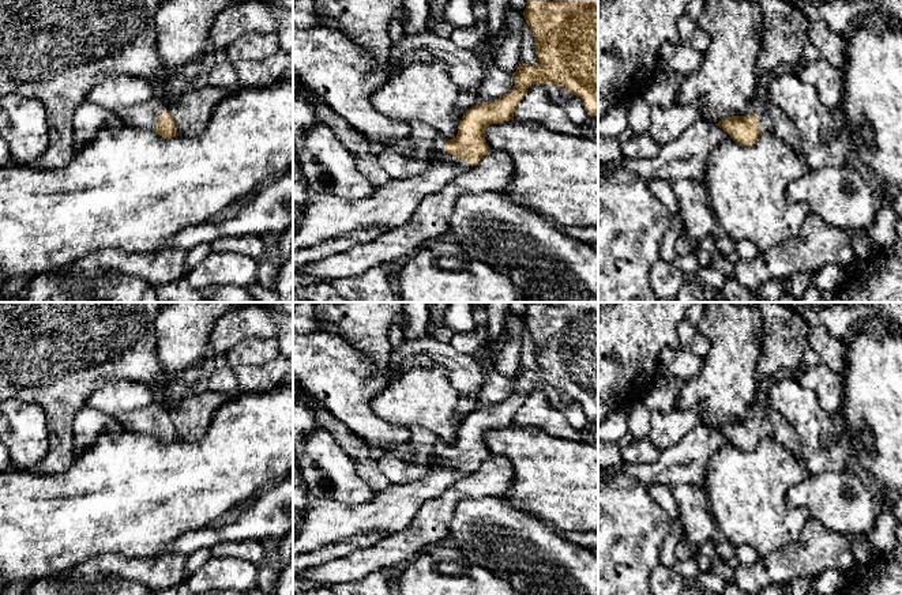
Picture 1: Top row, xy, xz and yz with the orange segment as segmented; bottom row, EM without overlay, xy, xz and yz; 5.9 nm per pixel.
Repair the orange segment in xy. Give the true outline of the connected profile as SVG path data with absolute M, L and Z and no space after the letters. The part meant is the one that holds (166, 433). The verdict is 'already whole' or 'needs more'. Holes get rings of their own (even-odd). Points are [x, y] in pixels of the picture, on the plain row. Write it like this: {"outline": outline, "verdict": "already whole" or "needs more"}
{"outline": "M149 406L114 417L124 430L134 433L153 433L159 441L170 444L177 441L174 423L166 418L158 406Z", "verdict": "needs more"}

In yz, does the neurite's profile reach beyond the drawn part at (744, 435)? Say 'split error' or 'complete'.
split error

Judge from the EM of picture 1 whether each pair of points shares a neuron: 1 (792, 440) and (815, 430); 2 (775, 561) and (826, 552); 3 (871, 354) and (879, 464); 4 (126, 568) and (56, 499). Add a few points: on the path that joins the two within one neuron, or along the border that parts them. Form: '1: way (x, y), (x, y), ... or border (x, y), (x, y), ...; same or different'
1: border (780, 411), (799, 436), (801, 458); different
2: way (788, 561), (803, 560), (814, 552); same
3: way (882, 381), (882, 437); same
4: border (143, 557), (101, 554), (81, 563); different

